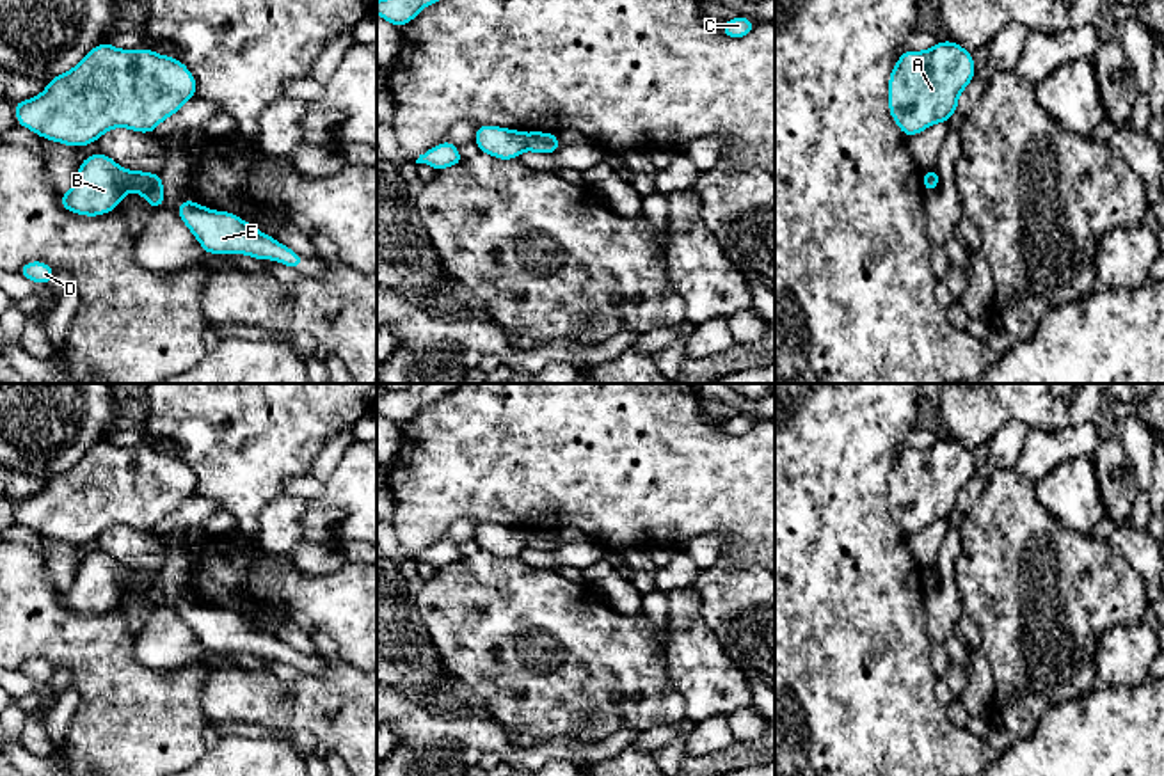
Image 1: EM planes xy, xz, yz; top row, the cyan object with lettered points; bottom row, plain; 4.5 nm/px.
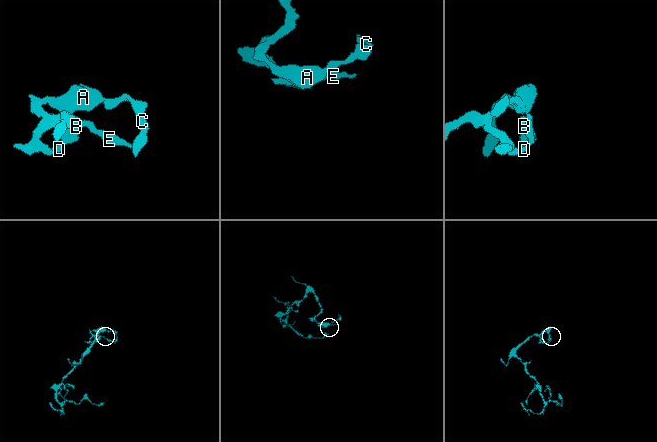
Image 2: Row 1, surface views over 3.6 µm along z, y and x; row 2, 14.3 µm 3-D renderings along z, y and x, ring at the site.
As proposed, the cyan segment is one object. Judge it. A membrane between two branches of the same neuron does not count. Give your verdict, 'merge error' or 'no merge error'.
merge error

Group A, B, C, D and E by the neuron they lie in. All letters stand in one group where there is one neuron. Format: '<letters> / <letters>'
A B C D / E

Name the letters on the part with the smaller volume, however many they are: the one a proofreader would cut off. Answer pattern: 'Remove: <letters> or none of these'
Remove: E

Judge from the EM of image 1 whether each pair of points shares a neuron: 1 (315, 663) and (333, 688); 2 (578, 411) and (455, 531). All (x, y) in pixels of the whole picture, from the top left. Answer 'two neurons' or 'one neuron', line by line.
1: two neurons
2: two neurons

